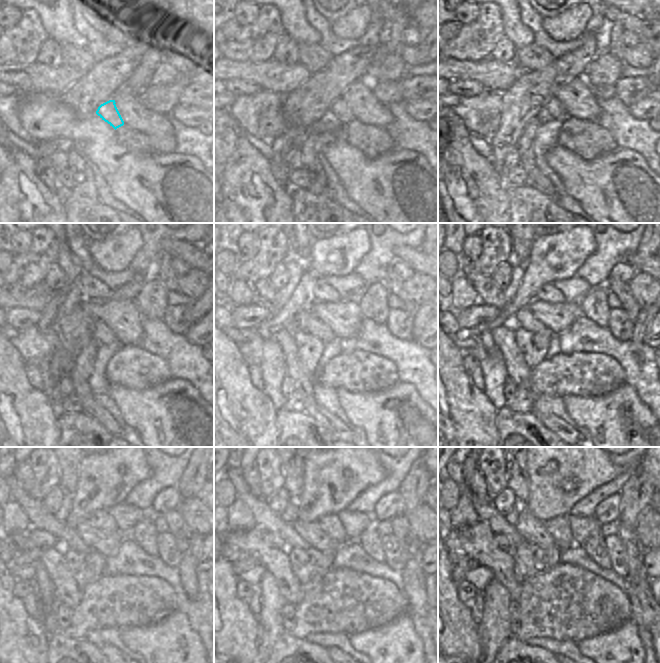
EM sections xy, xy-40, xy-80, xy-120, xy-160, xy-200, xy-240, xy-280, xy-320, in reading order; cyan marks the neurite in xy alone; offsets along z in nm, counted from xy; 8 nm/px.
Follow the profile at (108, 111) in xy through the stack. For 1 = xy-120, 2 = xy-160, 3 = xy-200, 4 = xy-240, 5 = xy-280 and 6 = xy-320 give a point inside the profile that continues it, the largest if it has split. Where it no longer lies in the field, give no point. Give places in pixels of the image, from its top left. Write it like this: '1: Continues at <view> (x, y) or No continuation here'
1: Continues at xy-120 (101, 333)
2: Continues at xy-160 (305, 321)
3: Continues at xy-200 (523, 318)
4: Continues at xy-240 (39, 516)
5: Continues at xy-280 (263, 516)
6: Continues at xy-320 (486, 512)

